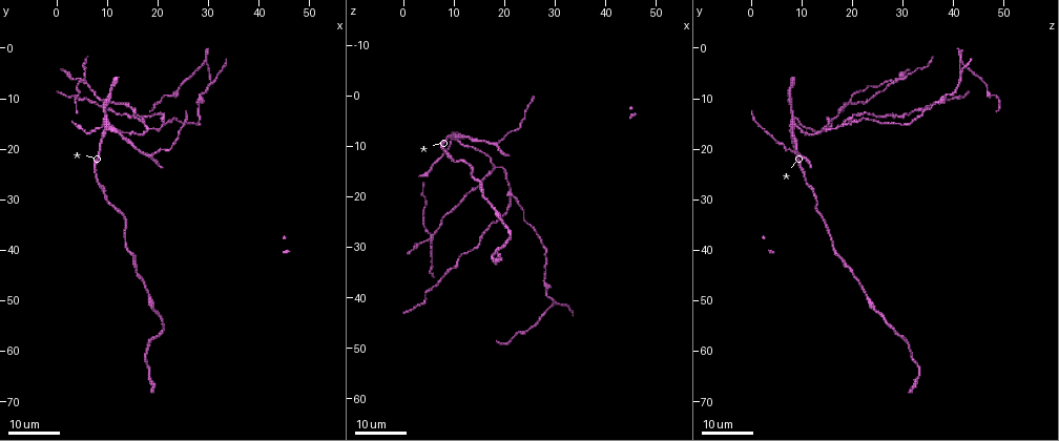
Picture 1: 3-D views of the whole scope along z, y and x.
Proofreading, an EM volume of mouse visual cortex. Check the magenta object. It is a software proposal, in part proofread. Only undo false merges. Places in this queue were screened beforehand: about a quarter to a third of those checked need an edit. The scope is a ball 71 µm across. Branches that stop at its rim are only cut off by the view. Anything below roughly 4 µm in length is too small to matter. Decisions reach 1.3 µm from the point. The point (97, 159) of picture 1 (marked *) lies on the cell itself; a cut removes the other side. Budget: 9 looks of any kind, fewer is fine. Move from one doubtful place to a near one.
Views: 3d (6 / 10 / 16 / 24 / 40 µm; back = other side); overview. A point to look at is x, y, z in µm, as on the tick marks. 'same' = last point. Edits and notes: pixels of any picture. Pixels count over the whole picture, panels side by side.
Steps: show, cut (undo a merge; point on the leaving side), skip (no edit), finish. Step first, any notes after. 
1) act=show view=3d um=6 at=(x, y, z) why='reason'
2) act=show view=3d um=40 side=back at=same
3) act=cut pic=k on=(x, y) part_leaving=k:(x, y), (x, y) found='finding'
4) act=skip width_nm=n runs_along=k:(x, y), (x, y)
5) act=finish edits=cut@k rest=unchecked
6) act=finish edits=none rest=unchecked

act=show view=3d um=24 at=(10.5, 15.0, 9.0)

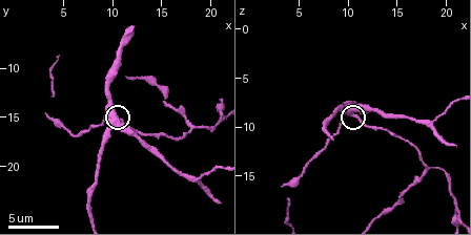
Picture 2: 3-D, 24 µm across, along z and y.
act=show view=3d um=10 at=same

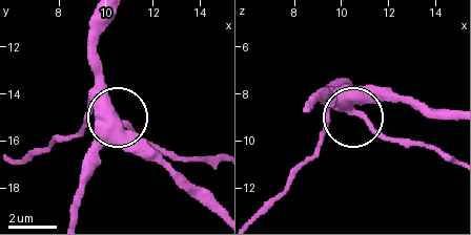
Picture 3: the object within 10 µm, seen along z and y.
act=skip found='continuous, no second cell'

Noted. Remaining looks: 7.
act=show view=3d um=10 at=(18.4, 16.0, 14.2) why='three arms meet'

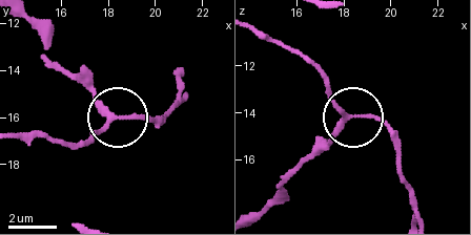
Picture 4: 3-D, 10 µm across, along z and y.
act=show view=3d um=10 side=back at=(18.4, 16.0, 14.3)

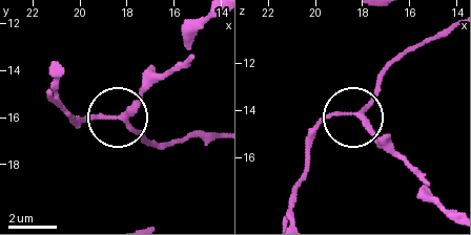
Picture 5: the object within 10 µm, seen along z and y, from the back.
act=skip width_nm=200 runs_along=5:(449, 26), (401, 55), (359, 109), (359, 121), (392, 155) found='one cell here'

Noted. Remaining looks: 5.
act=show view=3d um=16 at=(21.0, 15.0, 19.5)

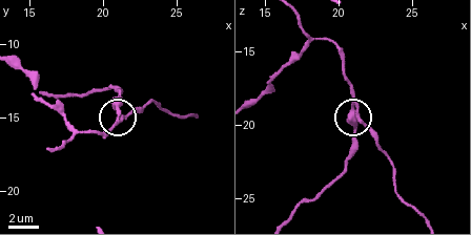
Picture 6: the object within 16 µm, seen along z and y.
act=show view=3d um=6 at=(21.2, 15.0, 19.4)

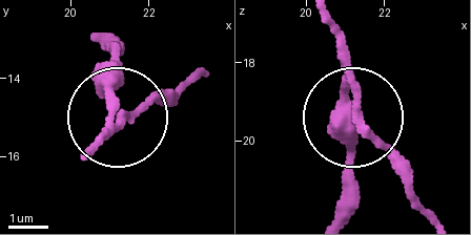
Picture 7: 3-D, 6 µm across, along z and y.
act=show view=3d um=6 side=back at=(21.30, 14.95, 19.35) why='other side'

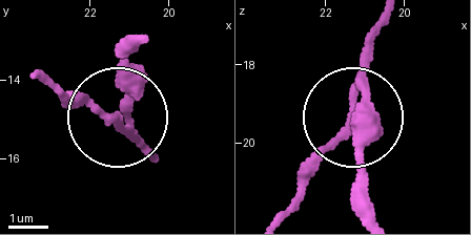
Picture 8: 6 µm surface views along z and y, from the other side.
act=skip arms=3 found='all the same cell'

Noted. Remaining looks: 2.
act=show view=3d um=24 at=(30.5, 7.0, 41.0)

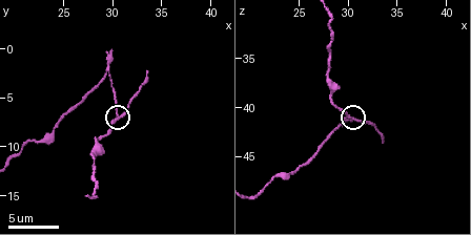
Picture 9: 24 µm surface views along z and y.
act=show view=3d um=6 at=(30.8, 7.0, 41.2)

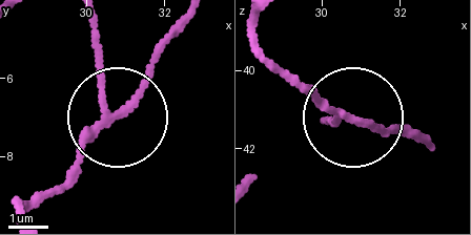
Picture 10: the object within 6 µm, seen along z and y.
act=cut pic=10 on=(102, 56) side_arm_um=7 part_leaving=10:(104, 115), (94, 18) found='a second cell is stuck on'

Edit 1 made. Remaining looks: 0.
act=finish edits=cut@10 rest=unchecked

